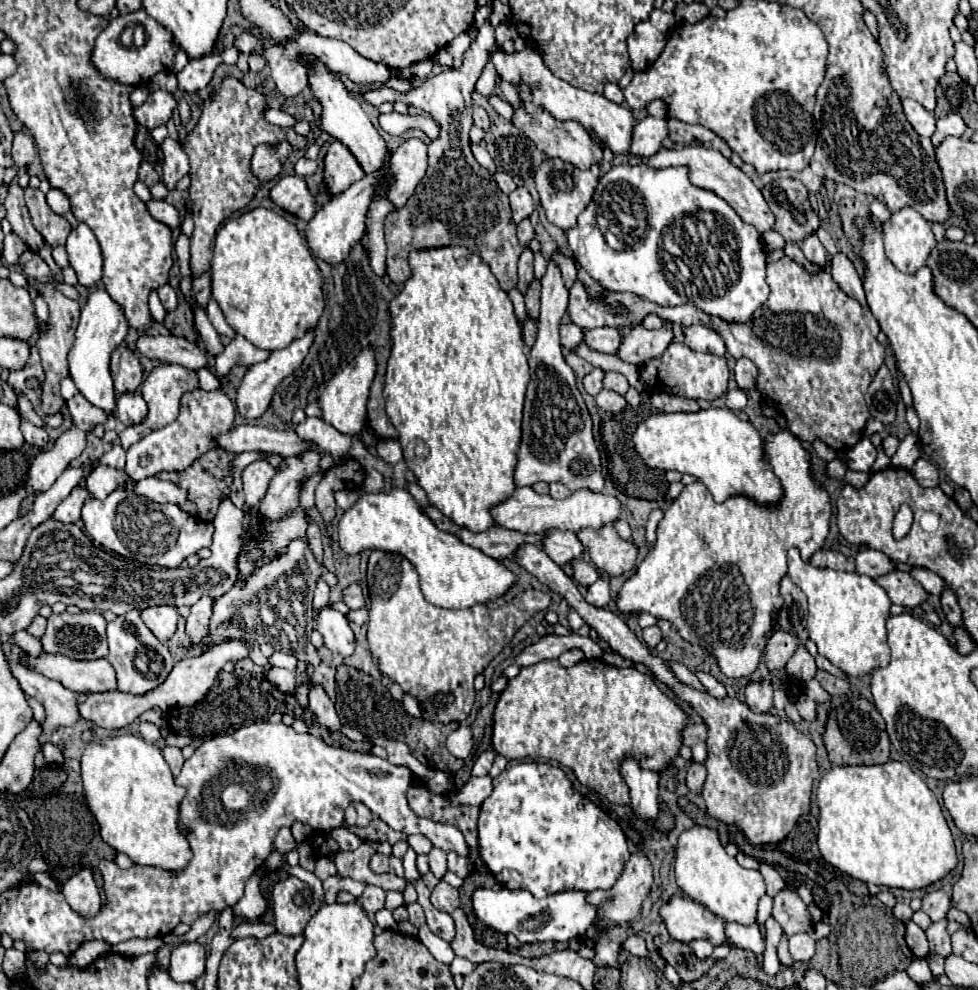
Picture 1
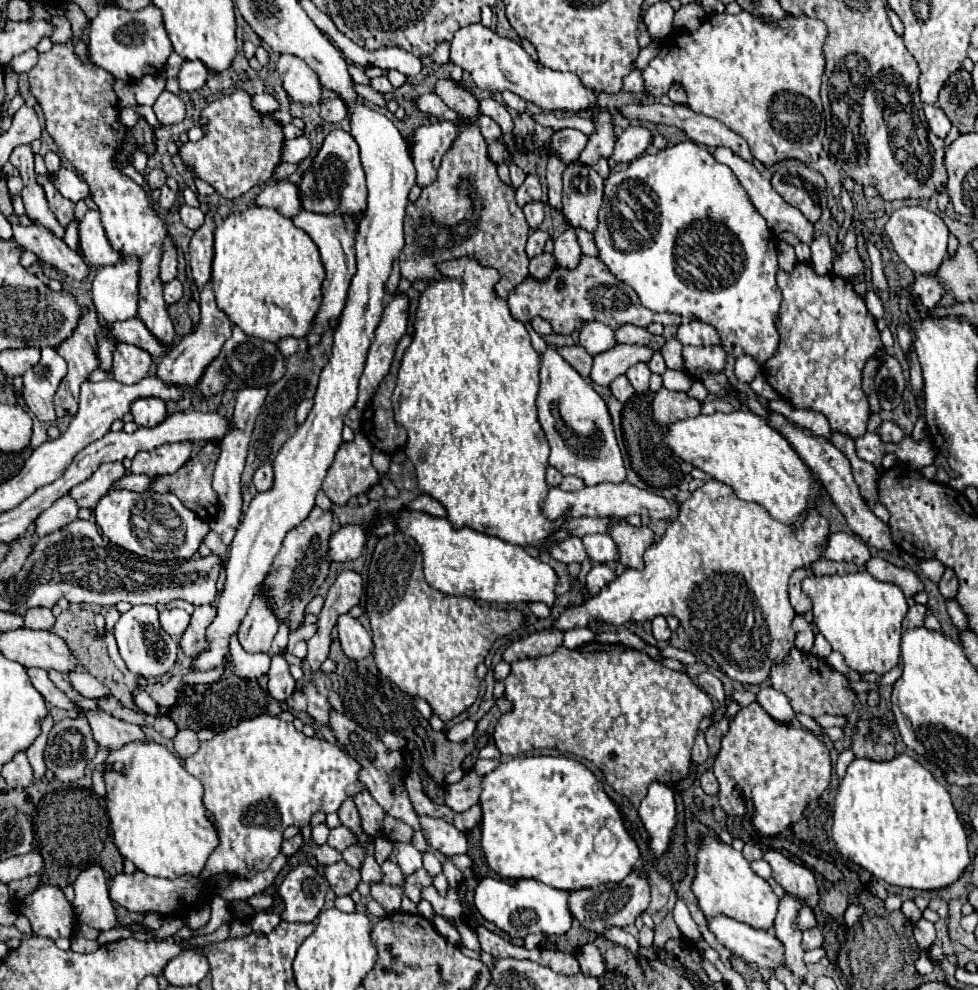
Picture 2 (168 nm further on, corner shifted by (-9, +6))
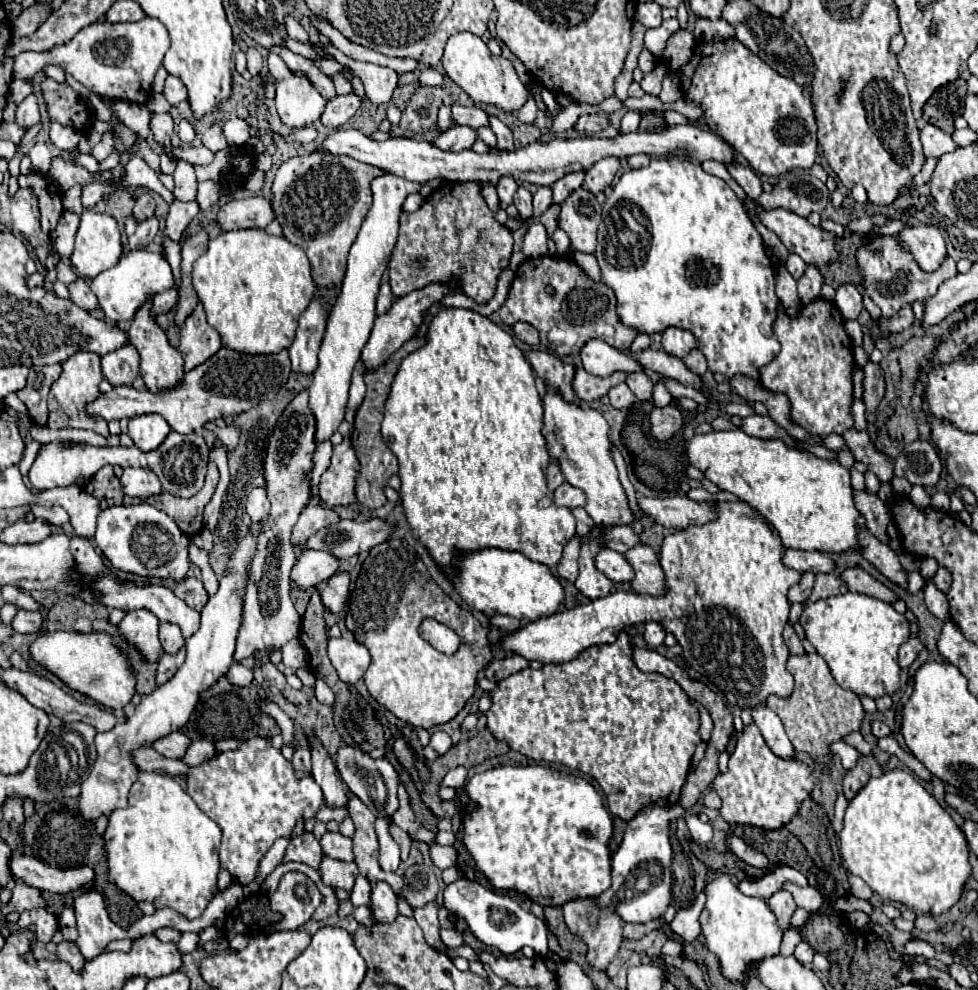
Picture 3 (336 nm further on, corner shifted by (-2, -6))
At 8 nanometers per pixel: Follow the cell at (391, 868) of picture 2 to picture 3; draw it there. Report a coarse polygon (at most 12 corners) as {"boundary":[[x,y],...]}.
{"boundary":[[387,882],[371,892],[371,910],[377,922],[397,918],[397,896]]}

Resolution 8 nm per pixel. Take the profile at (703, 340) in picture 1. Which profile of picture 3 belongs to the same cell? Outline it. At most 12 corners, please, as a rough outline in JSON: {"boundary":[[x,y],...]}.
{"boundary":[[669,326],[661,346],[667,354],[685,358],[697,340],[689,330]]}

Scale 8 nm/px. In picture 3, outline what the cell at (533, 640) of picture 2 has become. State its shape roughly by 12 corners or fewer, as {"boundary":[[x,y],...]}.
{"boundary":[[513,654],[493,660],[485,678],[499,682],[527,668],[525,658]]}

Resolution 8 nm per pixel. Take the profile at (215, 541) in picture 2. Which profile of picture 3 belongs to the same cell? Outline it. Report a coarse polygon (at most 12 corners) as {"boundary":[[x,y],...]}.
{"boundary":[[207,528],[195,534],[193,540],[199,548],[213,548],[213,536]]}

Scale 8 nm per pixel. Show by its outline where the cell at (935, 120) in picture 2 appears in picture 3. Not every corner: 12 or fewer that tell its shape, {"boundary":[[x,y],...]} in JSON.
{"boundary":[[933,124],[921,126],[927,158],[957,148],[951,136]]}

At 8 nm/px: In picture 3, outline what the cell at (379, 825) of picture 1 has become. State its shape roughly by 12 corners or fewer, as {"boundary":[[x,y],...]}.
{"boundary":[[389,826],[401,848],[401,860],[407,860],[411,838],[399,826]]}

